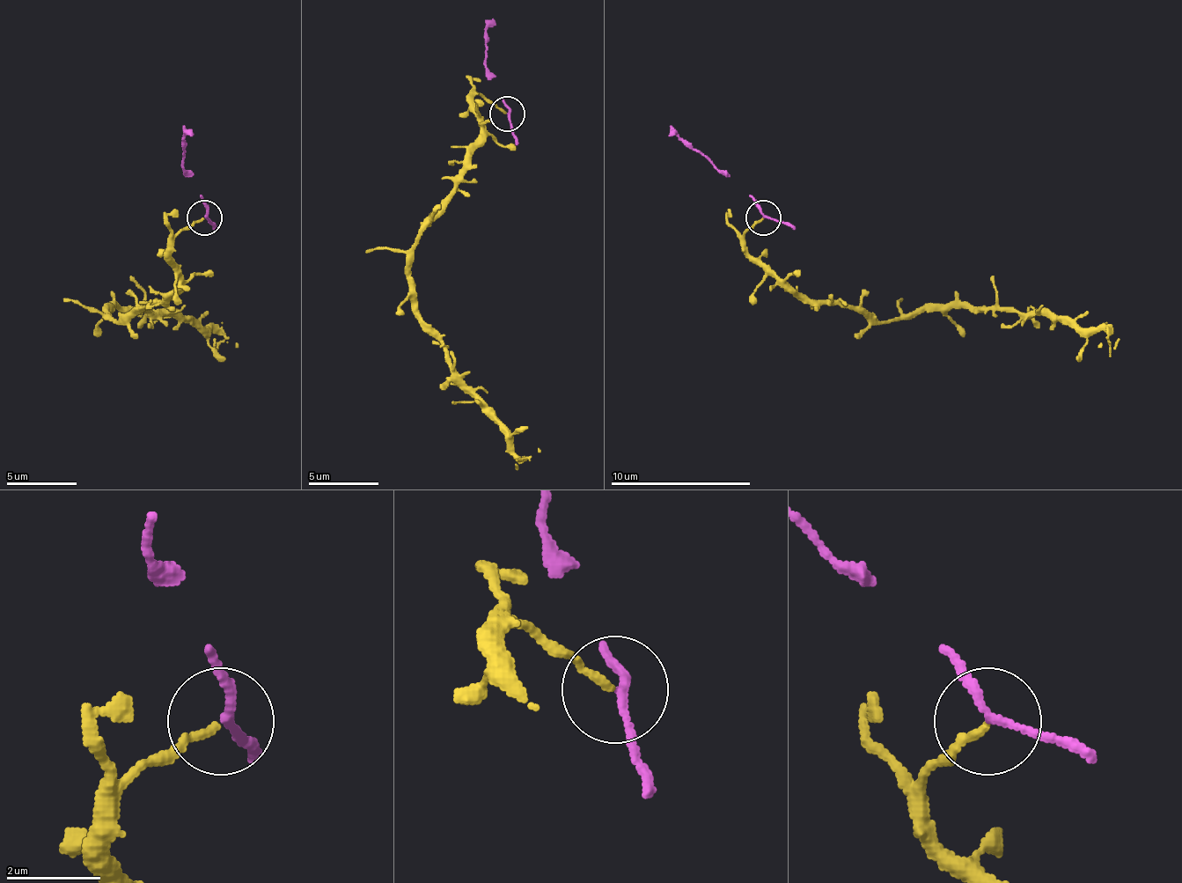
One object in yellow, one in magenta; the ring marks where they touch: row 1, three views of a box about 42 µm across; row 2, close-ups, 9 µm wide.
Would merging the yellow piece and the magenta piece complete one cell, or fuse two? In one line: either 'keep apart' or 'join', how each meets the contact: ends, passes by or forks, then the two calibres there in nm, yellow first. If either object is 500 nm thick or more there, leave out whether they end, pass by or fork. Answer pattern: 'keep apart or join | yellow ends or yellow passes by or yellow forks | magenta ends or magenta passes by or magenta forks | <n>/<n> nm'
keep apart | yellow ends | magenta passes by | 150/160 nm

